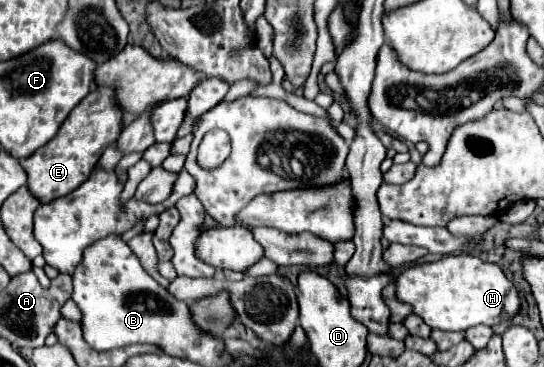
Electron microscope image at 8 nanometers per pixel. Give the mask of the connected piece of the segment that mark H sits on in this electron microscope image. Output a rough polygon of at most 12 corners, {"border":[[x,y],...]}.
{"border":[[448,255],[404,269],[396,299],[428,327],[510,321],[518,291],[498,265]]}

